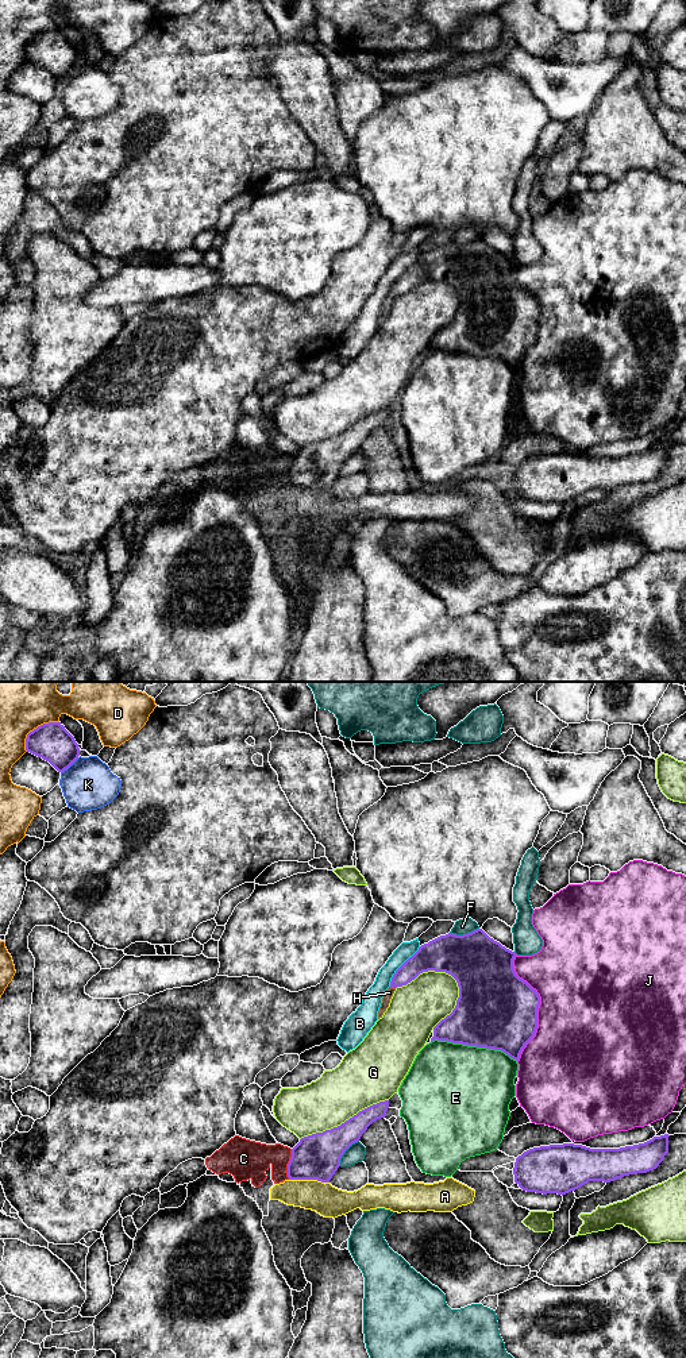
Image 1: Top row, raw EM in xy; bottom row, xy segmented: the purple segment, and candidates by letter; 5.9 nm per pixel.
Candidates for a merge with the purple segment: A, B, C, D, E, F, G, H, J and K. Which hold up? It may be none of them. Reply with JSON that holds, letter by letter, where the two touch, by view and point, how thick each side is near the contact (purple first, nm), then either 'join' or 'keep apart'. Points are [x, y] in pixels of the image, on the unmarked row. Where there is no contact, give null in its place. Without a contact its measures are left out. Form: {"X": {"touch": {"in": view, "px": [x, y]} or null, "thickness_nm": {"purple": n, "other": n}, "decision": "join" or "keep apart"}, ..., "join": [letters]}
{"A": {"touch": {"in": "xy", "px": [307, 487]}, "thickness_nm": {"purple": 280, "other": 190}, "decision": "keep apart"}, "B": {"touch": {"in": "xy", "px": [400, 276]}, "thickness_nm": {"purple": 200, "other": 110}, "decision": "keep apart"}, "C": {"touch": {"in": "xy", "px": [288, 473]}, "thickness_nm": {"purple": 280, "other": 220}, "decision": "keep apart"}, "D": {"touch": {"in": "xy", "px": [37, 37]}, "thickness_nm": {"purple": 220, "other": 260}, "decision": "keep apart"}, "E": {"touch": {"in": "xy", "px": [474, 354]}, "thickness_nm": {"purple": 460, "other": 480}, "decision": "keep apart"}, "F": {"touch": {"in": "xy", "px": [463, 243]}, "thickness_nm": {"purple": 360, "other": 90}, "decision": "keep apart"}, "G": {"touch": {"in": "xy", "px": [434, 278]}, "thickness_nm": {"purple": 320, "other": 300}, "decision": "keep apart"}, "H": {"touch": {"in": "xy", "px": [393, 296]}, "thickness_nm": {"purple": 140, "other": 50}, "decision": "join"}, "J": {"touch": {"in": "xy", "px": [538, 316]}, "thickness_nm": {"purple": 460, "other": 500}, "decision": "keep apart"}, "K": {"touch": {"in": "xy", "px": [69, 74]}, "thickness_nm": {"purple": 220, "other": 300}, "decision": "keep apart"}, "join": ["H"]}

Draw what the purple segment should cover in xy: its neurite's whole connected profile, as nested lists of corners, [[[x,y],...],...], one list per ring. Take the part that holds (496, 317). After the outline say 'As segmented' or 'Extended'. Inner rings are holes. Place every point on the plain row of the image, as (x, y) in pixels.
[[[482,238],[463,244],[452,242],[440,244],[421,254],[396,279],[390,296],[384,302],[378,328],[389,316],[397,296],[406,294],[423,281],[446,281],[456,289],[459,306],[452,321],[433,336],[431,351],[438,348],[501,359],[519,370],[523,358],[535,346],[540,305],[536,298],[516,283],[513,278],[514,266],[514,261],[490,247]]]. Extended

